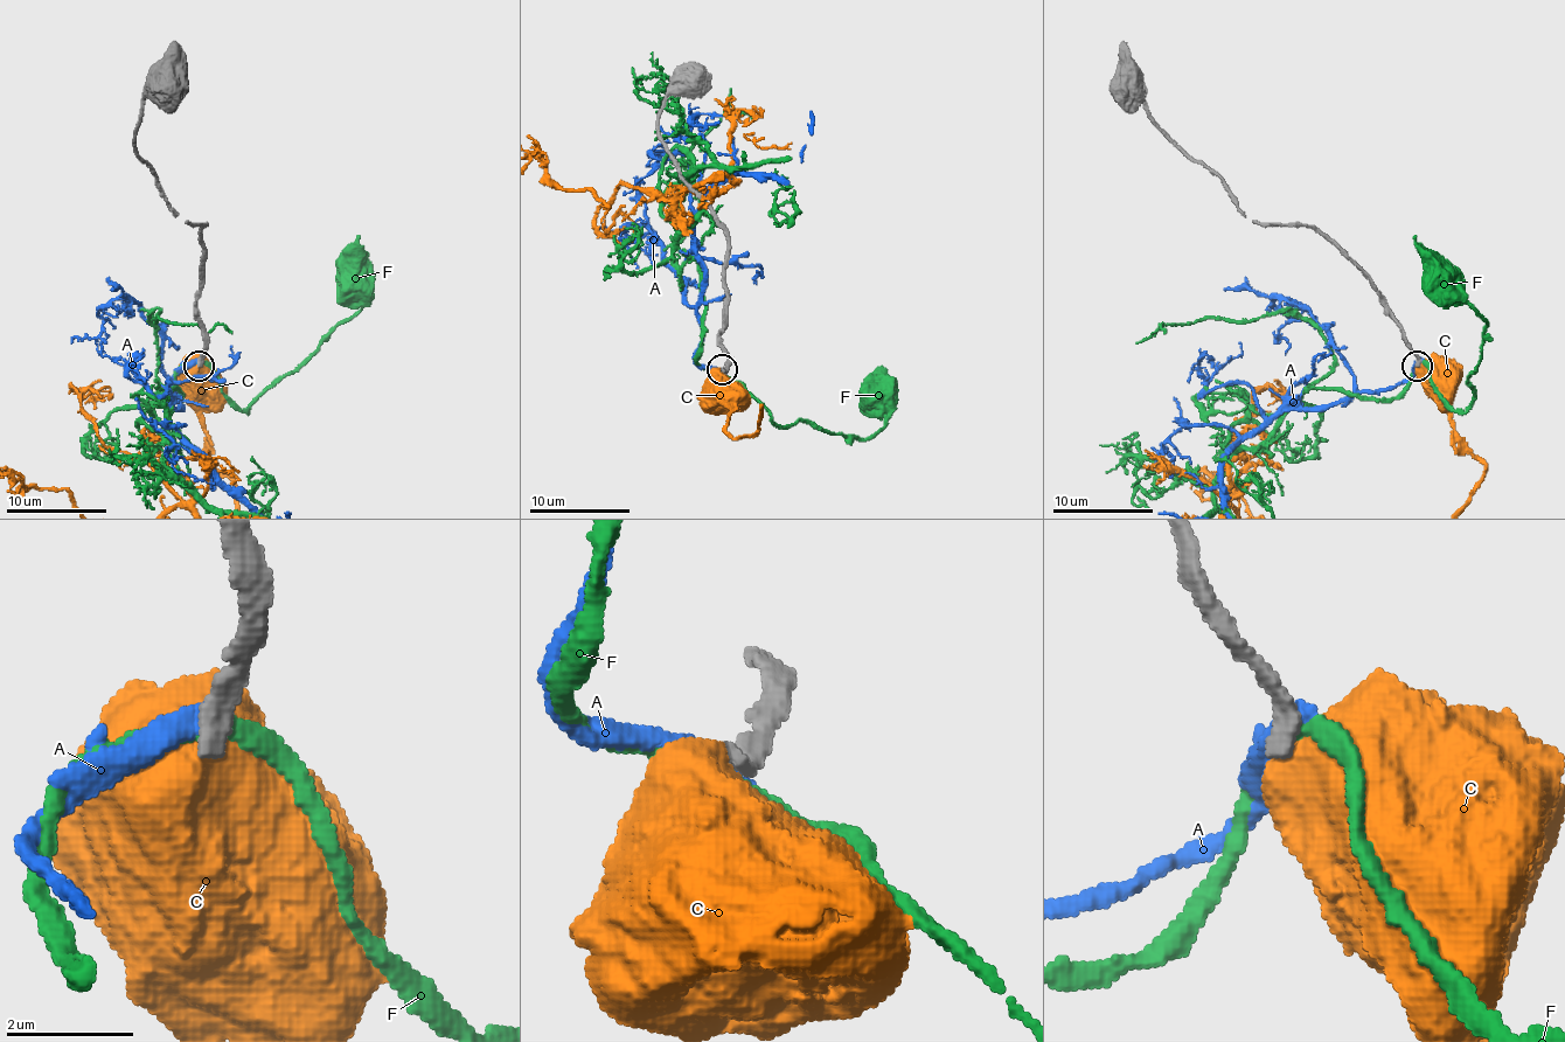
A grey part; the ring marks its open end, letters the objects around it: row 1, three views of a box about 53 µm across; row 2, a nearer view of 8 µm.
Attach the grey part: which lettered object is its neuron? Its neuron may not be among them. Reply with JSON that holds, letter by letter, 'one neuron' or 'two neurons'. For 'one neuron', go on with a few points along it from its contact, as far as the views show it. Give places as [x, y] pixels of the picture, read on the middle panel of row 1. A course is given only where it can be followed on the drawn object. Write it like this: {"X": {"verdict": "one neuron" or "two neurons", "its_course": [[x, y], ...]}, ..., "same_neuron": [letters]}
{"A": {"verdict": "two neurons"}, "C": {"verdict": "two neurons"}, "F": {"verdict": "two neurons"}, "same_neuron": []}

